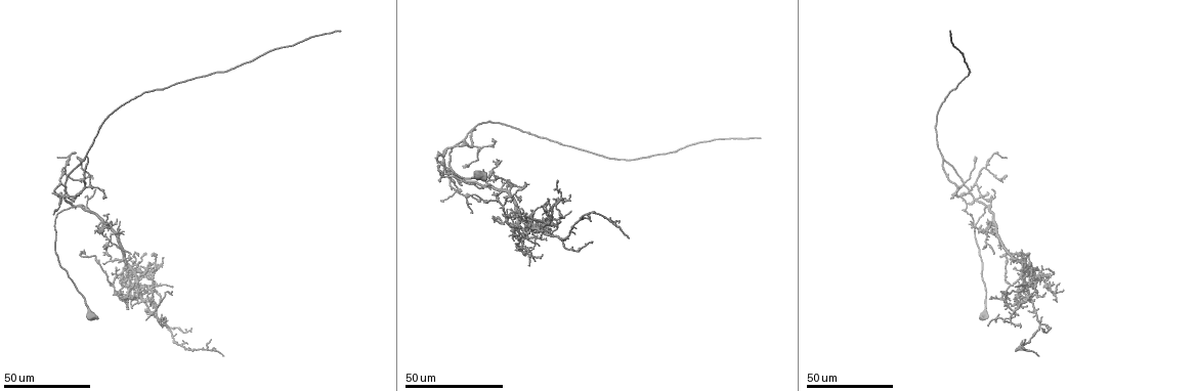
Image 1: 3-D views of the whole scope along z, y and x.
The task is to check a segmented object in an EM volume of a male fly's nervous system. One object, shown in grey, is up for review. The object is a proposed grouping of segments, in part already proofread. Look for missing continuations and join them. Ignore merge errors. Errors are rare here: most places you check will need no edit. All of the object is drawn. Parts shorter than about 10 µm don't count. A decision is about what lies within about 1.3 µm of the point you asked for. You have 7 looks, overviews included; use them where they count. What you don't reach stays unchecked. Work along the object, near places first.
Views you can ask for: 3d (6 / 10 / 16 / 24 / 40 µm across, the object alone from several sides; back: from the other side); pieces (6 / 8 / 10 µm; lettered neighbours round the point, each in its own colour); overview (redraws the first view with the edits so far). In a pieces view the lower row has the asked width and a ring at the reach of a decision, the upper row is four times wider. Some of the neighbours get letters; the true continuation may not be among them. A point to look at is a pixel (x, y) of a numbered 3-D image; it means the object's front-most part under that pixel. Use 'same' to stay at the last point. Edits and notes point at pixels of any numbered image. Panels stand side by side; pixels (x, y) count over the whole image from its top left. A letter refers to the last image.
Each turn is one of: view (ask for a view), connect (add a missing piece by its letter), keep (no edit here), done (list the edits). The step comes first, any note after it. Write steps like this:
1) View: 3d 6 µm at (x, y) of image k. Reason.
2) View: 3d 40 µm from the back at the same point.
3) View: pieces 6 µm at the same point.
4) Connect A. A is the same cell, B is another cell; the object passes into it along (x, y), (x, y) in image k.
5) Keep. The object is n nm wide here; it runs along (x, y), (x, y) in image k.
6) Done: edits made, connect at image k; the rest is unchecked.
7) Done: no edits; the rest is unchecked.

View: 3d 40 µm at (988, 190) of image 1. An open end.

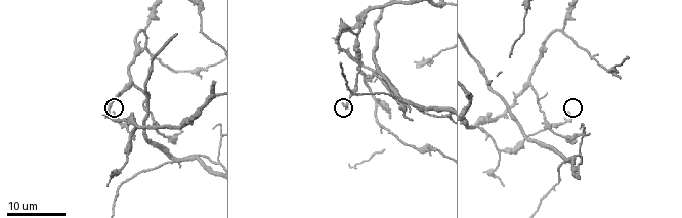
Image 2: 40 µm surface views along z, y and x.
View: pieces 6 µm at (570, 112) of image 2. What lies round it.

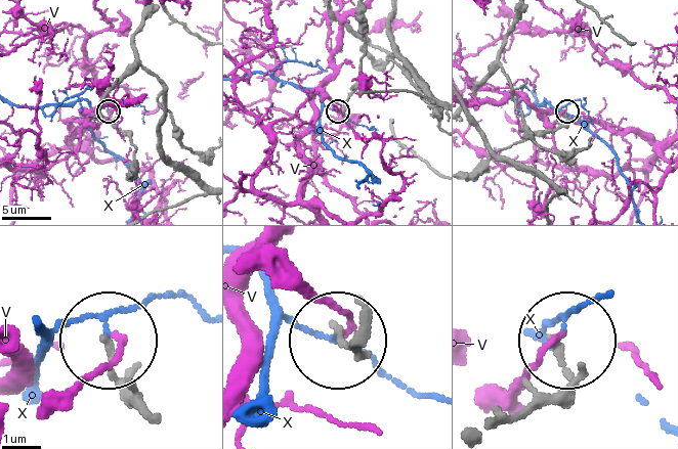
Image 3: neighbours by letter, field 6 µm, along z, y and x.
Keep. V and X are other cells; it runs along (154, 417), (115, 371), (108, 346) in image 3; no lettered piece goes on from it.

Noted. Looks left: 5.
View: 3d 24 µm at (130, 252) of image 1. Long arm stops here.

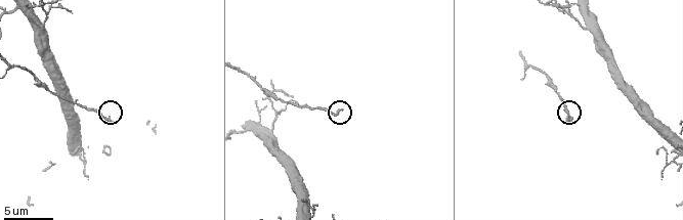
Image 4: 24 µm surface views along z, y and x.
View: pieces 10 µm at (111, 123) of image 4. See the neighbours.

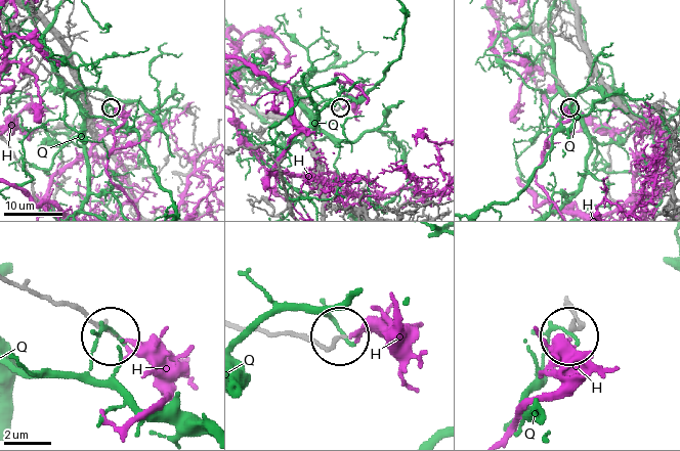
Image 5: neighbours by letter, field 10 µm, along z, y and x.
Keep. H and Q are other cells; it runs along (13, 281), (78, 307), (111, 335) in image 5; none of them fits.

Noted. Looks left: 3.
View: 3d 24 µm at (470, 212) of image 1. Tapers out.

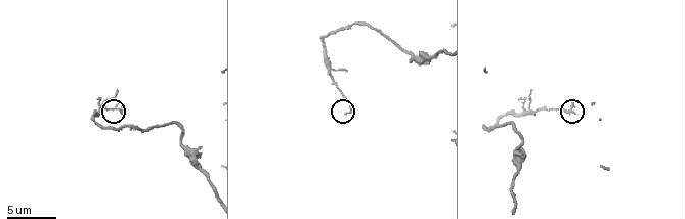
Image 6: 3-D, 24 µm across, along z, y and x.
View: pieces 8 µm at (344, 114) of image 6.

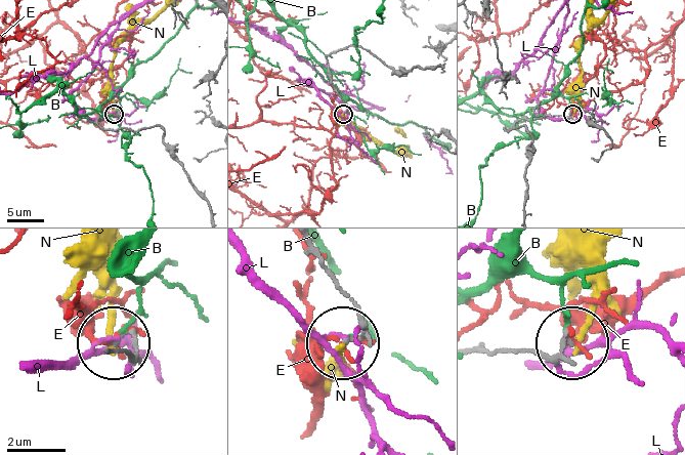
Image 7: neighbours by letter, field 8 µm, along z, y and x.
Keep. B, E, L and N are other cells; it runs along (376, 57), (350, 45), (328, 56), (344, 113) in image 7; none of them fits.

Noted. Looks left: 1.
Done: no edits; the rest is unchecked.

